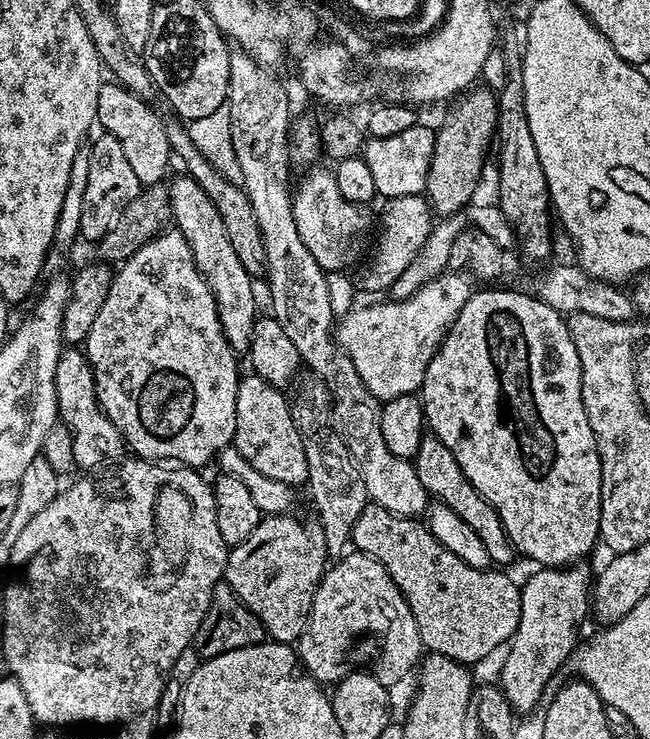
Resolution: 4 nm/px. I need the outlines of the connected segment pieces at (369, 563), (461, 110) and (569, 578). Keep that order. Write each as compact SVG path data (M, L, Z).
M352 550L325 571L312 599L308 625L298 641L298 659L303 671L324 686L335 685L357 670L367 670L389 686L421 663L422 645L414 614L382 562Z
M473 86L463 93L451 105L452 109L444 116L444 125L435 129L436 146L430 170L426 199L437 217L456 216L473 203L476 187L480 184L480 175L484 172L484 159L488 156L488 147L493 147L497 139L498 122L497 93L483 86Z
M576 562L571 566L558 568L544 566L536 570L536 573L528 581L523 581L520 589L522 610L520 611L518 630L507 645L506 653L508 652L508 657L505 658L504 665L500 668L500 680L498 680L498 687L504 692L504 696L517 713L530 711L539 702L544 687L552 680L552 675L564 663L566 665L569 663L570 657L578 644L576 631L579 630L584 615L587 612L589 615L590 612L590 589L593 584L593 573L588 573L588 568L584 565L584 562Z

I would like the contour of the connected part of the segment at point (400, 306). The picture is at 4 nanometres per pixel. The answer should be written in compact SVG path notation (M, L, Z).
M446 270L438 278L426 282L409 300L385 299L385 304L368 304L365 308L353 307L352 311L335 325L336 343L348 353L350 362L354 362L354 370L358 370L358 378L383 402L399 396L410 396L419 393L426 378L426 366L440 349L444 335L448 333L453 322L458 318L462 306L472 297L474 291L473 277L459 270Z

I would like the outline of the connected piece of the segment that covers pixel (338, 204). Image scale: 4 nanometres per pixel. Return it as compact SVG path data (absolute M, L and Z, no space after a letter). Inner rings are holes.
M320 167L305 171L308 173L301 178L300 185L297 188L295 185L291 193L292 217L298 226L298 235L302 242L306 242L306 250L314 254L314 262L318 262L325 273L344 272L356 259L355 264L365 255L374 228L374 216L368 213L365 205L342 198L335 175Z

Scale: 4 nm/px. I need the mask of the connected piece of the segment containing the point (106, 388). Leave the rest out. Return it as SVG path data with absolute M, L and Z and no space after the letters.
M165 230L156 236L150 242L146 242L142 245L136 253L134 253L129 260L123 261L115 269L114 279L110 290L106 294L106 302L102 302L102 310L98 310L98 318L94 318L94 326L90 326L87 338L84 339L82 345L83 351L88 357L88 365L92 368L92 377L96 383L96 401L100 403L100 408L105 412L110 418L110 422L119 430L120 436L124 439L125 445L129 449L132 448L137 457L142 460L154 460L157 462L175 462L180 466L187 466L190 468L195 468L197 470L203 469L203 464L208 464L219 457L220 451L224 448L229 447L236 439L236 395L238 394L238 386L242 379L242 372L236 369L236 360L238 360L237 353L233 352L230 342L226 342L226 334L222 334L222 322L218 322L218 310L216 309L216 303L214 302L214 294L210 290L210 286L206 281L204 281L204 275L198 270L198 266L194 262L194 254L190 250L190 246L186 242L186 238L179 230Z

